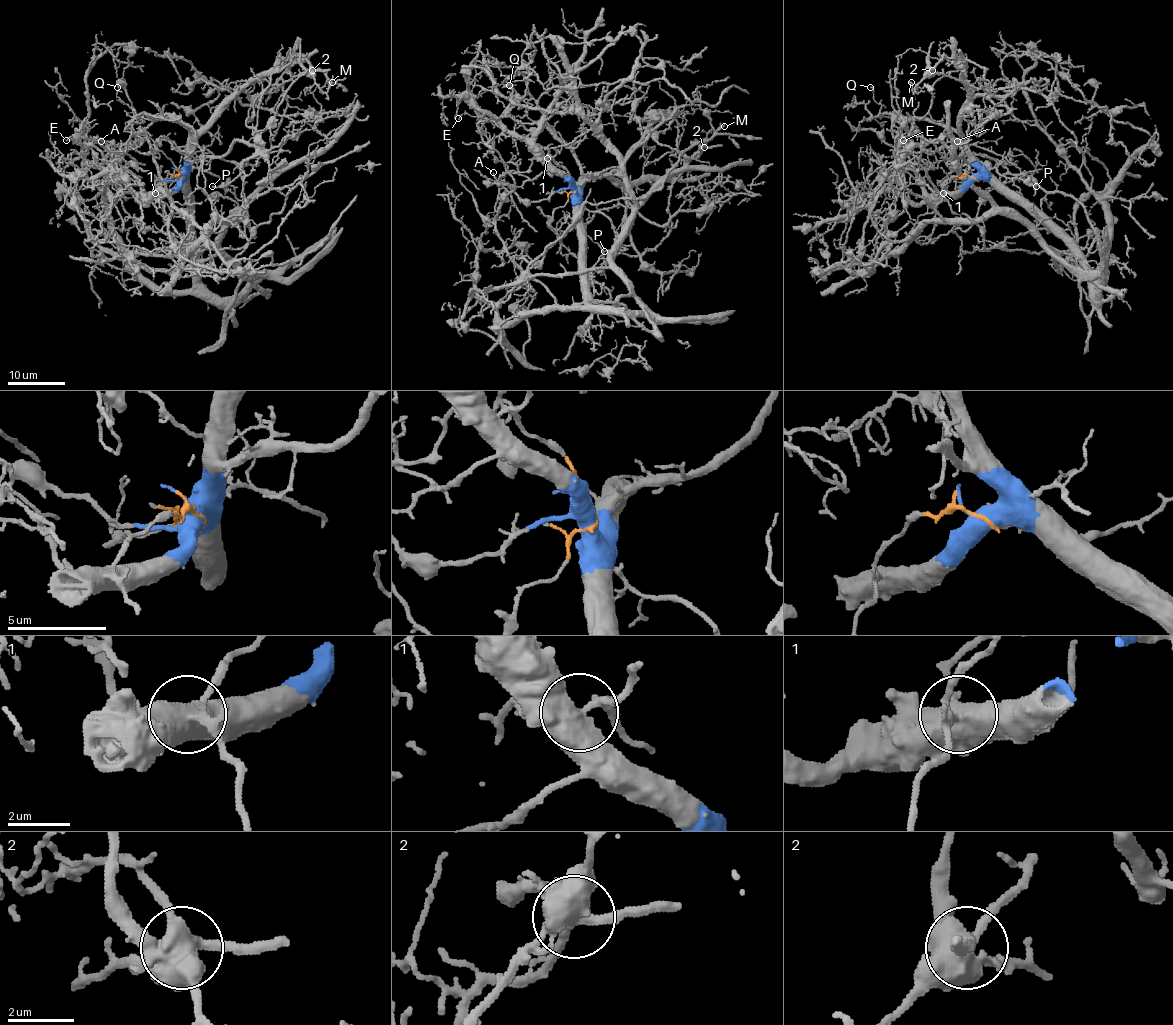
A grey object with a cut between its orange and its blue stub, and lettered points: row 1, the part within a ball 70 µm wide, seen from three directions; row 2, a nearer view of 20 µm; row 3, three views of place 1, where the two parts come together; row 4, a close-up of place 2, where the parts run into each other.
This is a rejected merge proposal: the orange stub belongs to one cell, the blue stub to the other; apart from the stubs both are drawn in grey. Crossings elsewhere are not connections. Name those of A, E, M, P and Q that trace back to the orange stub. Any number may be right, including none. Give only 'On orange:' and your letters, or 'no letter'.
On orange: no letter

